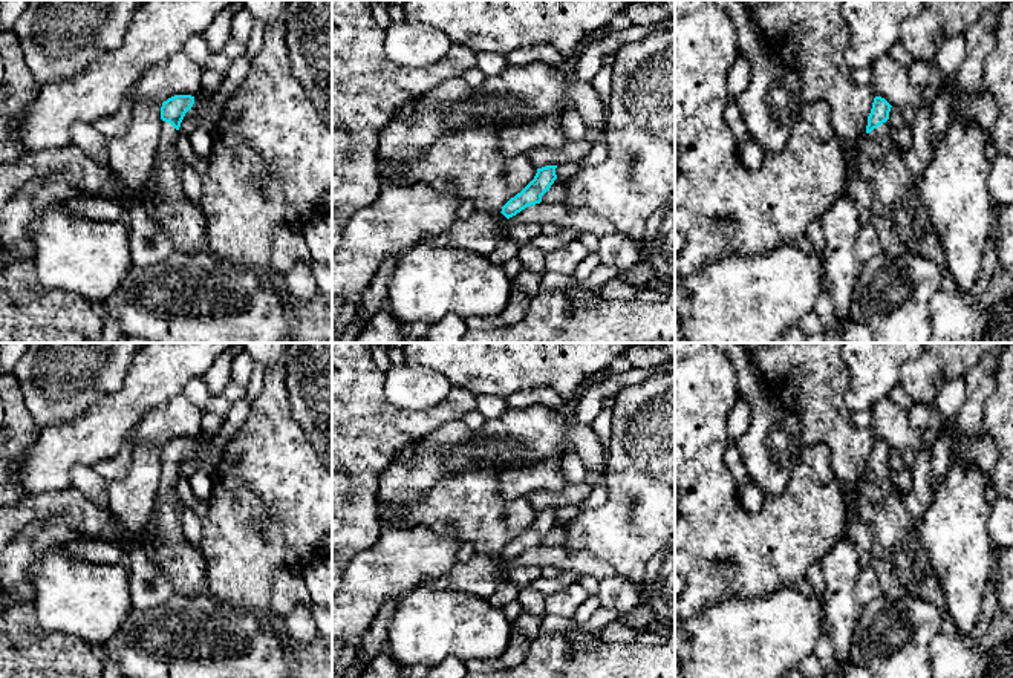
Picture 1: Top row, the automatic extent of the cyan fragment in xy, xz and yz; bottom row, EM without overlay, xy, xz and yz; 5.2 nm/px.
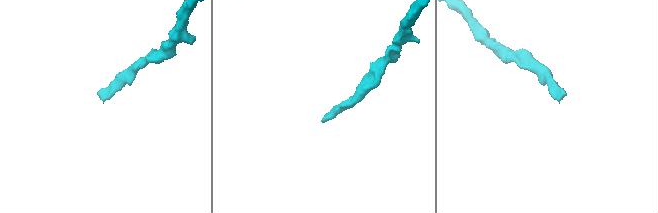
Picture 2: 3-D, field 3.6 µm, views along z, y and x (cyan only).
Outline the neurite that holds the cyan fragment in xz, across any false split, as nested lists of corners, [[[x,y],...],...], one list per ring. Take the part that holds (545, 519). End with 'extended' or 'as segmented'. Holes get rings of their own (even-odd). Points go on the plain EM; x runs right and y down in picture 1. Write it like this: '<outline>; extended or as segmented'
[[[546,508],[537,511],[534,522],[514,540],[511,540],[503,549],[502,557],[510,562],[525,553],[526,549],[542,545],[542,539],[551,531],[554,523],[557,508]]]; as segmented

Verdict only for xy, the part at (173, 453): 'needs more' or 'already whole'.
needs more

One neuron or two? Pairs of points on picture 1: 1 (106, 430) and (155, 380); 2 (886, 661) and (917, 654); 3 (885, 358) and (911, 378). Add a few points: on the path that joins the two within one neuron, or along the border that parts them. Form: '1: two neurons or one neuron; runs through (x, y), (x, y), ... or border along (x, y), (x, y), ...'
1: one neuron; runs through (117, 418), (143, 392)
2: one neuron; runs through (894, 654), (909, 654)
3: two neurons; border along (917, 358), (903, 366), (897, 383)

